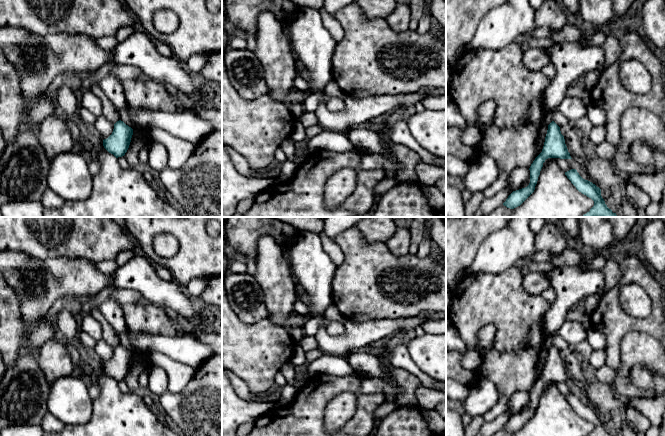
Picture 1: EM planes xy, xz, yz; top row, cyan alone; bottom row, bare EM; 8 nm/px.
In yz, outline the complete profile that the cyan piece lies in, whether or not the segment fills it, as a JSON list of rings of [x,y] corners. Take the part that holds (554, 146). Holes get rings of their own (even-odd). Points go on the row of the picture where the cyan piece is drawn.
[[[554,121],[548,125],[542,152],[535,158],[529,168],[529,185],[513,191],[503,203],[504,206],[514,209],[520,206],[534,192],[543,163],[548,158],[572,159],[565,144],[564,136],[561,134],[560,127]]]

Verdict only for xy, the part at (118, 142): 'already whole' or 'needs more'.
already whole

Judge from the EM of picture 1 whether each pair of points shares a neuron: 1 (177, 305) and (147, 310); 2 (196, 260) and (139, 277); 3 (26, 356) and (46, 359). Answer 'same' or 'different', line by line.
1: different
2: different
3: different

